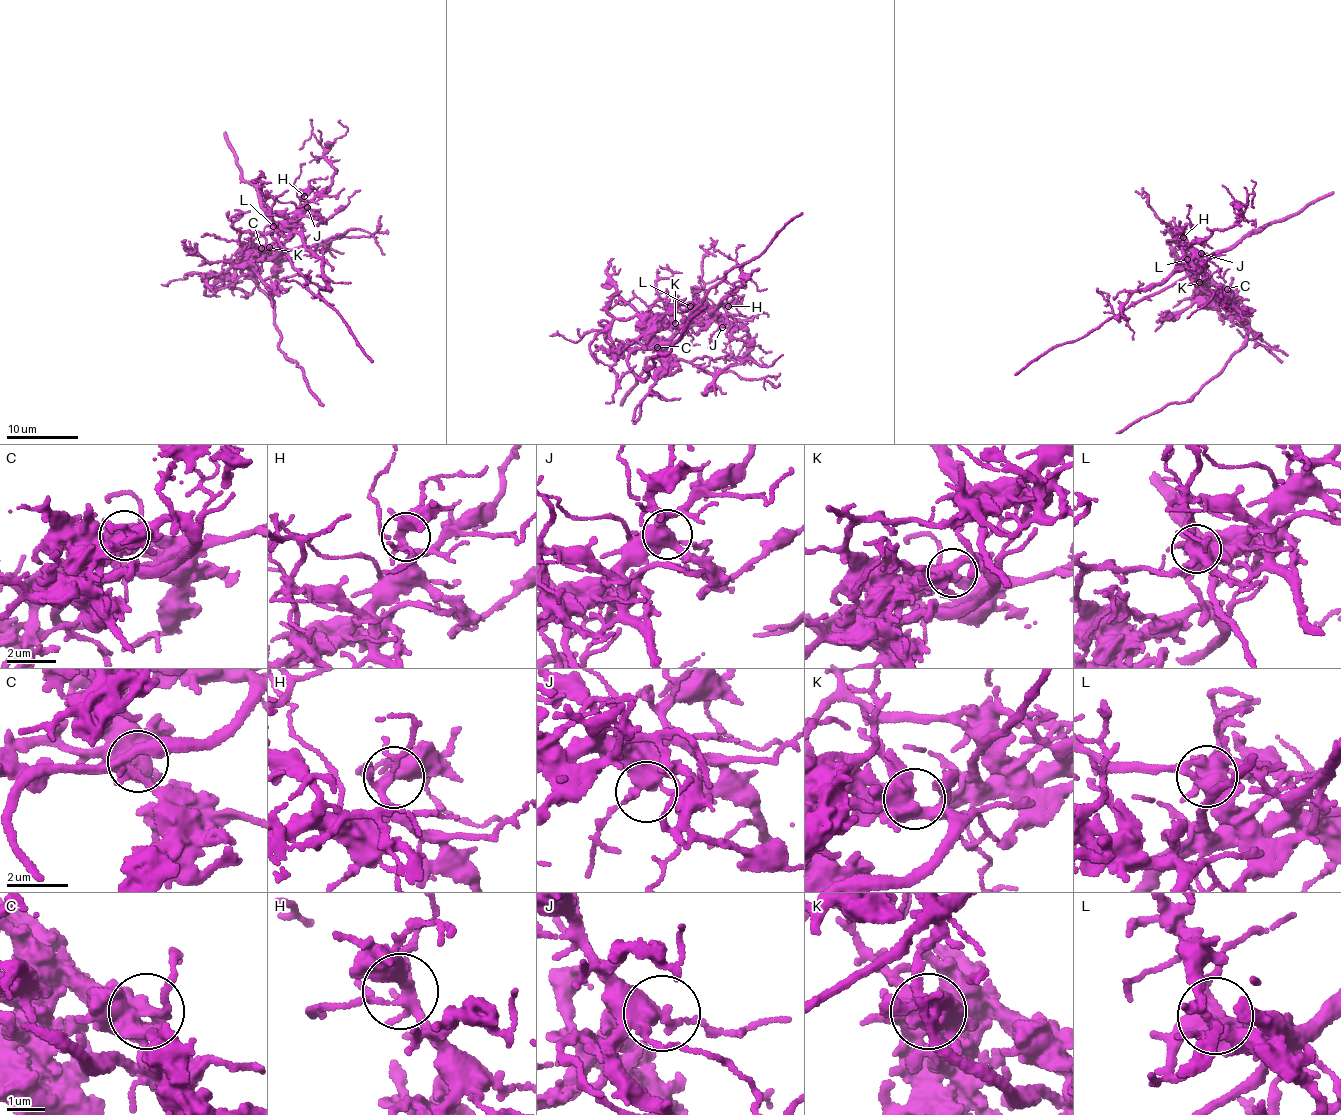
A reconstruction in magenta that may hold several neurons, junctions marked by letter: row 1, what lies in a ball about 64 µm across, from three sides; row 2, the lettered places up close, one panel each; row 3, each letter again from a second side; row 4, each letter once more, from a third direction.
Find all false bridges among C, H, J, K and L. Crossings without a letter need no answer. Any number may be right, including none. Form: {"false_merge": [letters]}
{"false_merge": ["L"]}

